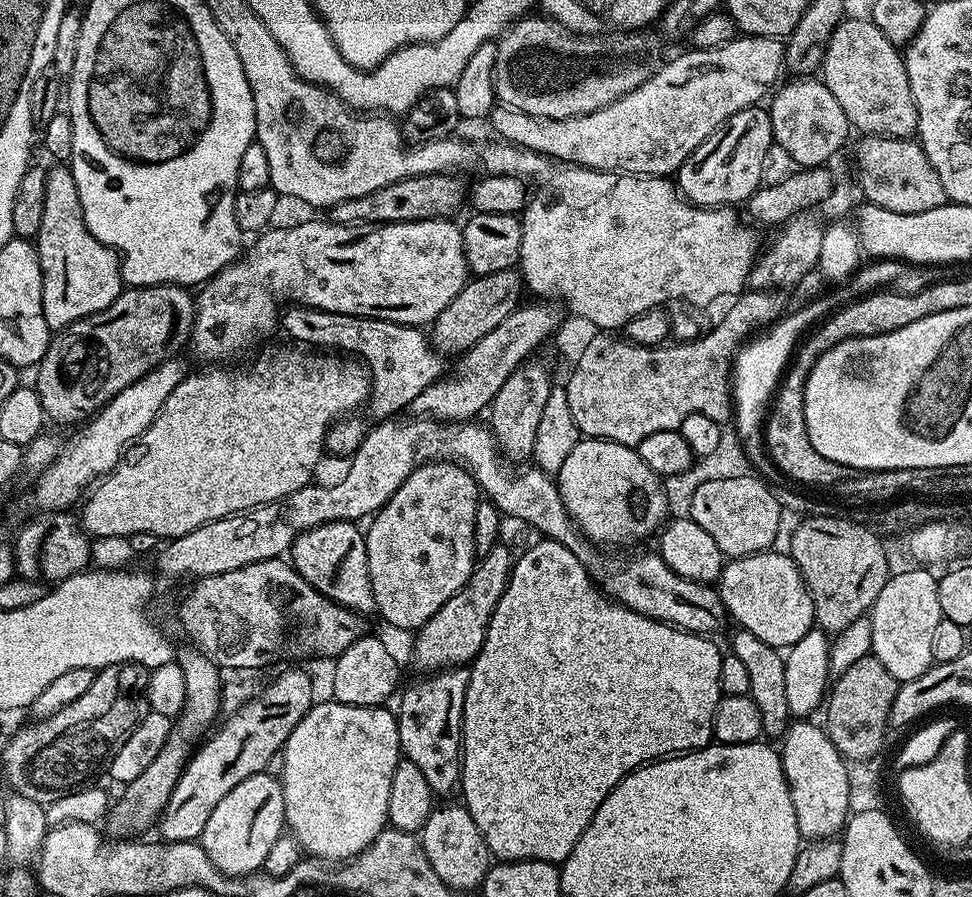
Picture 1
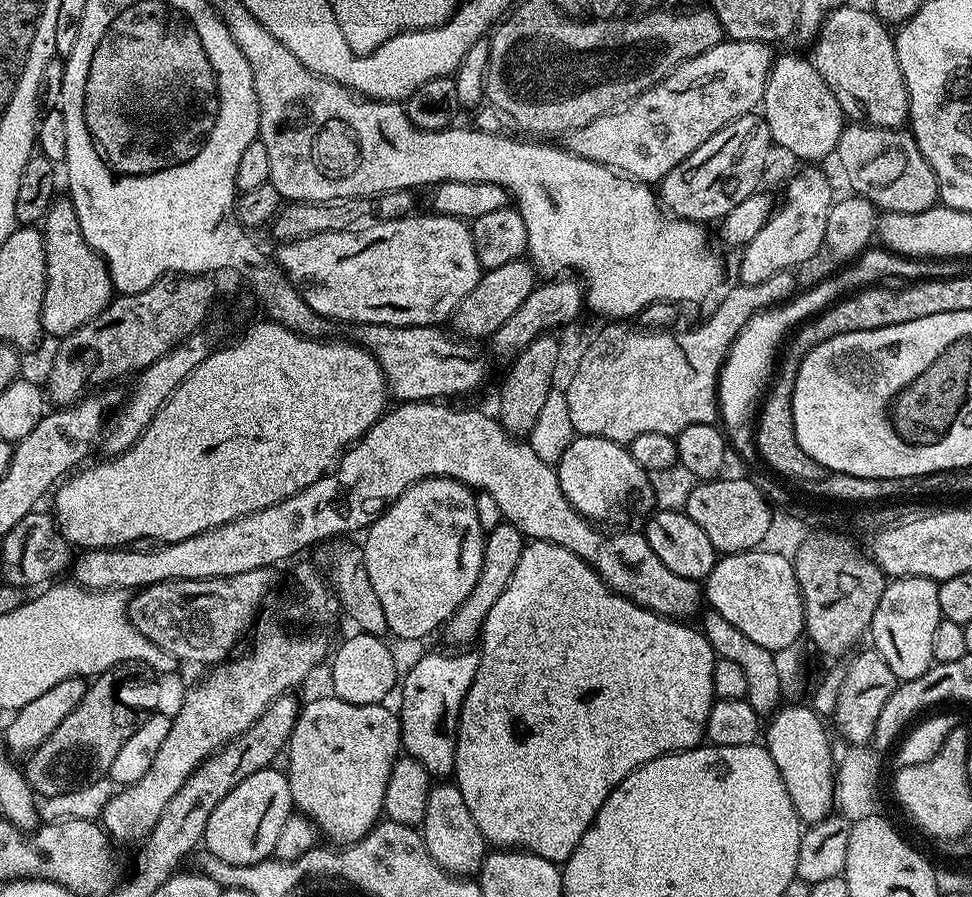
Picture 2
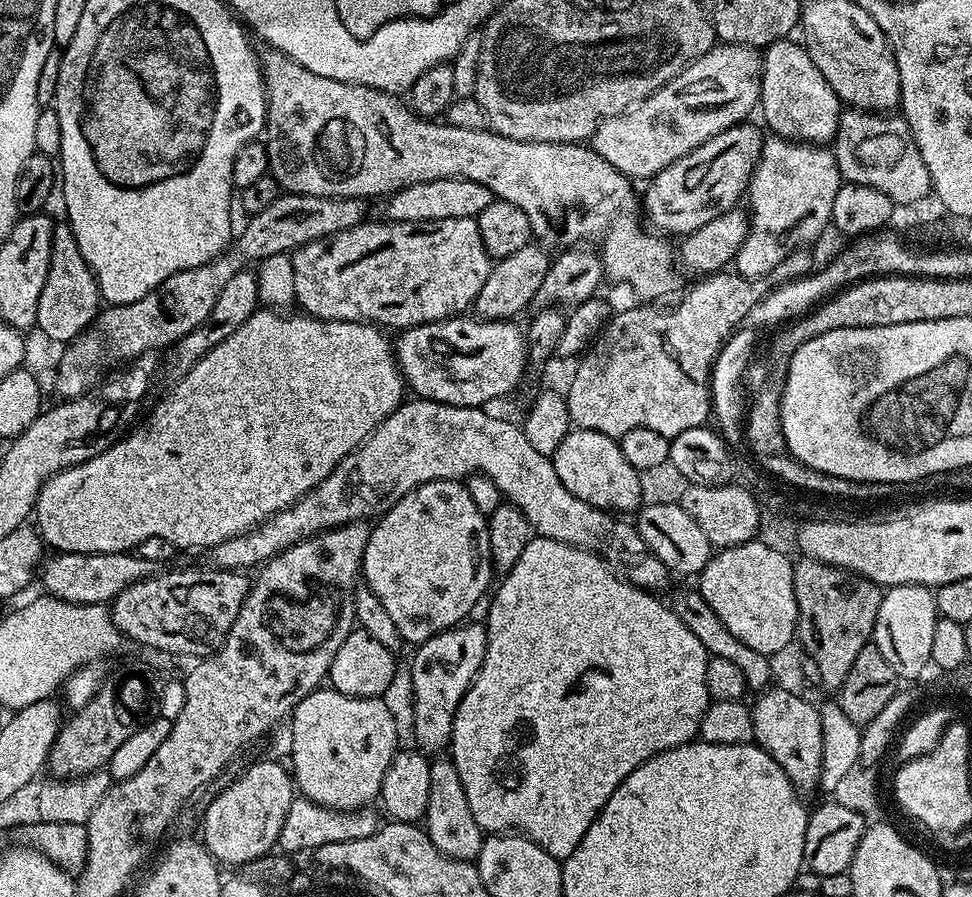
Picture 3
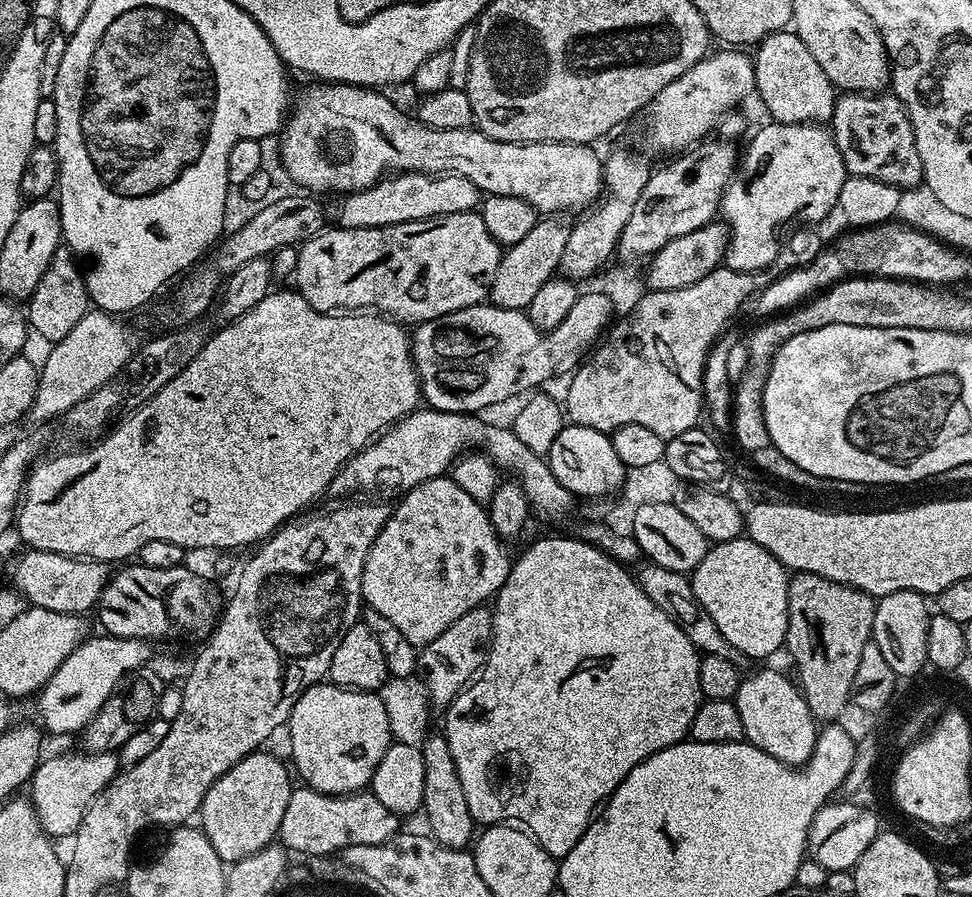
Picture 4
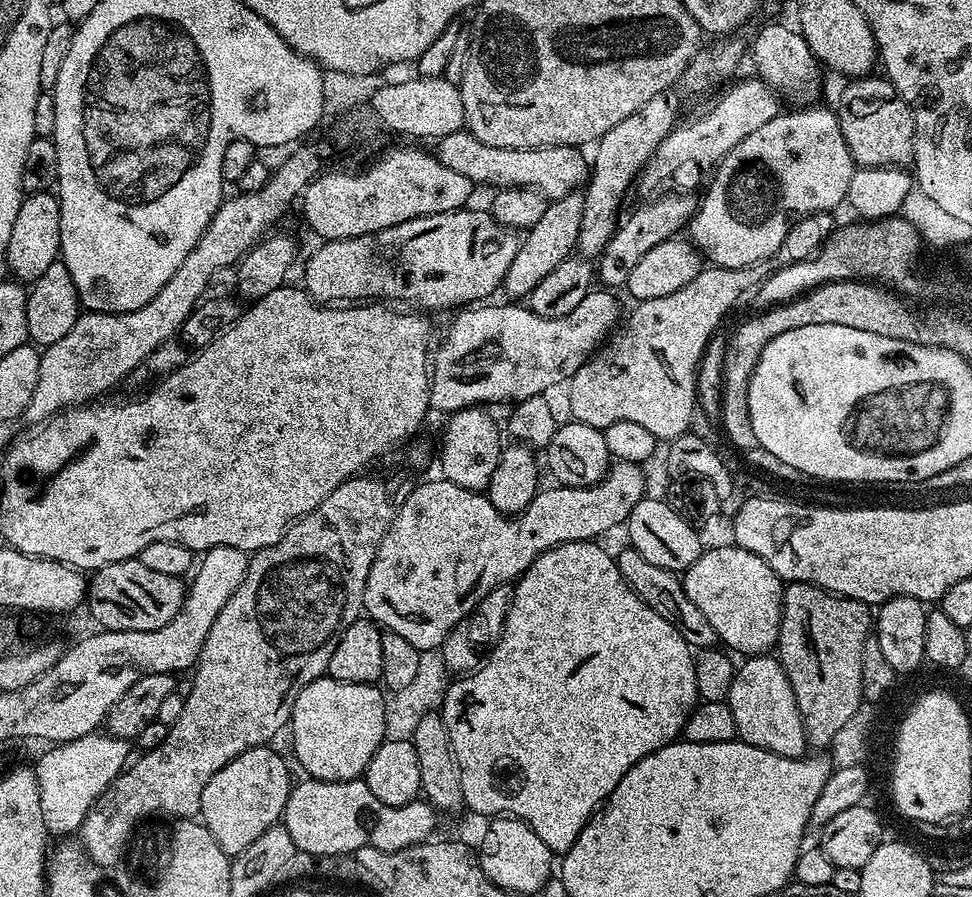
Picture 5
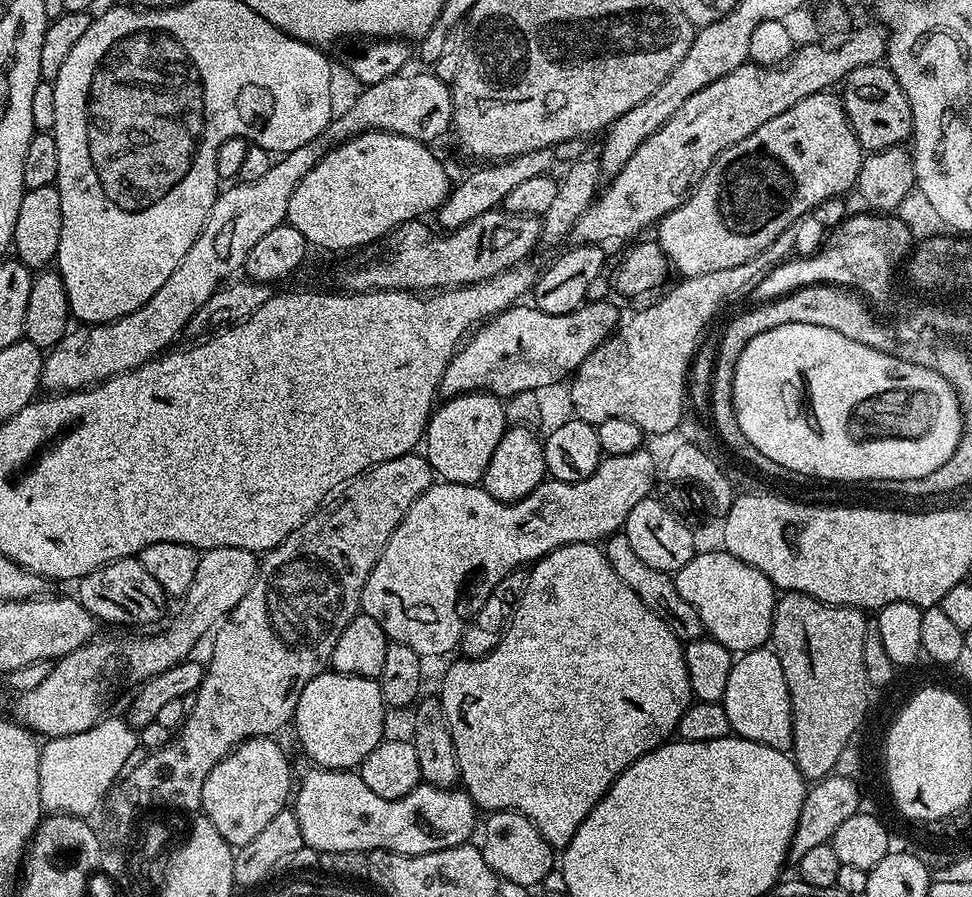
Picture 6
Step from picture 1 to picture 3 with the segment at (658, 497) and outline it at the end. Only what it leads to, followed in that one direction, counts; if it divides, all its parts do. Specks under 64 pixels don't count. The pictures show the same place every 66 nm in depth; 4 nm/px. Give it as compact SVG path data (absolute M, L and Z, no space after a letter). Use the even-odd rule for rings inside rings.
M585 428L570 430L550 459L554 470L558 470L558 478L562 478L562 486L566 486L570 494L582 498L582 502L613 514L635 513L641 507L640 473L626 462L626 454L622 454L613 437Z

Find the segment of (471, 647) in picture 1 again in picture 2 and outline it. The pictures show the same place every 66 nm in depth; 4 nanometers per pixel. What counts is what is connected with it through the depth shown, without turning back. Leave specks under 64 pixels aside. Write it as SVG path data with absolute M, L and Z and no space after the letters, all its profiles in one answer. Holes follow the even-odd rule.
M507 522L494 526L494 530L486 533L484 561L478 582L474 586L474 590L470 590L466 602L462 602L462 606L458 606L456 613L448 619L442 629L442 635L452 643L449 645L468 646L471 645L468 643L472 639L473 643L481 635L486 618L490 614L490 606L494 606L494 602L498 602L498 598L502 598L502 590L506 590L510 578L514 578L514 570L518 567L518 558L522 558L525 543L524 533L517 530L515 525Z

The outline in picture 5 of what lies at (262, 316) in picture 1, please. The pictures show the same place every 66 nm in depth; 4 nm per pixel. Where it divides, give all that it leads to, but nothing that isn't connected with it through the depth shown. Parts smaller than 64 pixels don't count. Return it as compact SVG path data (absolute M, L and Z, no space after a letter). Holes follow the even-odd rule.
M472 207L410 218L410 222L398 222L398 226L358 238L325 240L304 264L303 287L325 306L337 302L399 302L428 314L487 301L488 295L503 285L522 240L513 229L498 223L491 211L479 212Z

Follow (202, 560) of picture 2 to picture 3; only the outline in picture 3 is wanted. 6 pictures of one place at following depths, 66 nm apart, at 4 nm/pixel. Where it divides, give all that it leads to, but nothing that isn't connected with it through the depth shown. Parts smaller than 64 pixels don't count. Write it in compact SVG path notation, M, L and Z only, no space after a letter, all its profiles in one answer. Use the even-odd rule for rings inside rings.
M408 398L399 404L392 413L377 428L371 432L360 443L360 447L356 448L346 458L342 458L342 462L338 462L336 469L327 476L323 482L320 483L314 490L310 490L301 500L296 500L289 508L284 508L278 514L274 514L269 520L264 520L257 524L255 528L250 529L248 532L238 534L234 538L230 538L226 542L216 545L211 549L210 556L216 559L215 567L220 570L249 570L248 568L255 569L257 566L263 566L267 560L273 560L280 552L286 551L290 546L294 546L298 541L304 539L306 536L317 536L319 532L325 532L328 528L341 528L343 524L352 524L355 520L363 520L365 522L371 521L373 518L379 518L384 513L389 512L395 504L406 494L413 492L416 487L426 482L434 482L435 480L459 480L463 481L465 478L474 475L482 475L490 478L490 482L494 482L494 486L498 486L501 497L507 503L513 504L518 510L522 510L522 514L526 518L526 522L530 522L533 533L536 536L545 536L554 542L562 542L569 544L575 548L581 548L587 552L592 552L595 556L603 556L604 561L624 579L632 583L636 588L643 588L645 592L653 594L659 593L659 588L664 588L670 579L670 573L666 565L658 559L657 556L650 550L650 546L646 546L646 542L642 542L642 534L637 530L635 523L626 521L624 518L617 518L613 513L604 511L603 508L595 508L586 502L582 502L582 498L578 498L574 494L570 494L570 490L566 490L566 486L562 486L562 478L558 478L558 470L554 470L551 459L549 457L538 454L538 450L534 450L534 445L526 439L523 427L519 423L511 424L508 420L503 420L500 416L491 416L488 410L484 408L467 408L466 406L450 406L442 402L434 402L433 400L425 400L423 398ZM62 552L45 559L42 564L43 591L71 604L107 605L128 584L144 580L157 571L157 564L132 552Z

